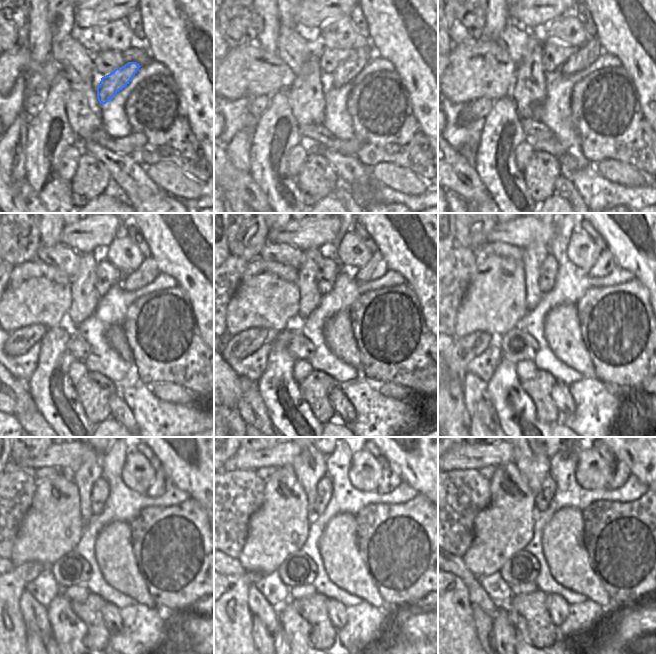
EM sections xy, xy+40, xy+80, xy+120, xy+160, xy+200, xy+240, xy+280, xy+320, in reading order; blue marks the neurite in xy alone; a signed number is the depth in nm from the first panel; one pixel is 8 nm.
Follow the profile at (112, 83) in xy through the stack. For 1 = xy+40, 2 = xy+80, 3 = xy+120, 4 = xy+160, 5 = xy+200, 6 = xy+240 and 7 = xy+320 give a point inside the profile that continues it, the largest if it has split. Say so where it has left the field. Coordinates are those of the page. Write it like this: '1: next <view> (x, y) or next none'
1: next xy+40 (345, 72)
2: next xy+80 (587, 54)
3: next xy+120 (147, 272)
4: next xy+160 (376, 267)
5: next xy+200 (605, 263)
6: next xy+240 (160, 485)
7: next xy+320 (620, 471)

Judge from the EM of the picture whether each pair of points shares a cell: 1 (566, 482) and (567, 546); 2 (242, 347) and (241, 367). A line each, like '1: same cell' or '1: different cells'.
1: different cells
2: different cells

